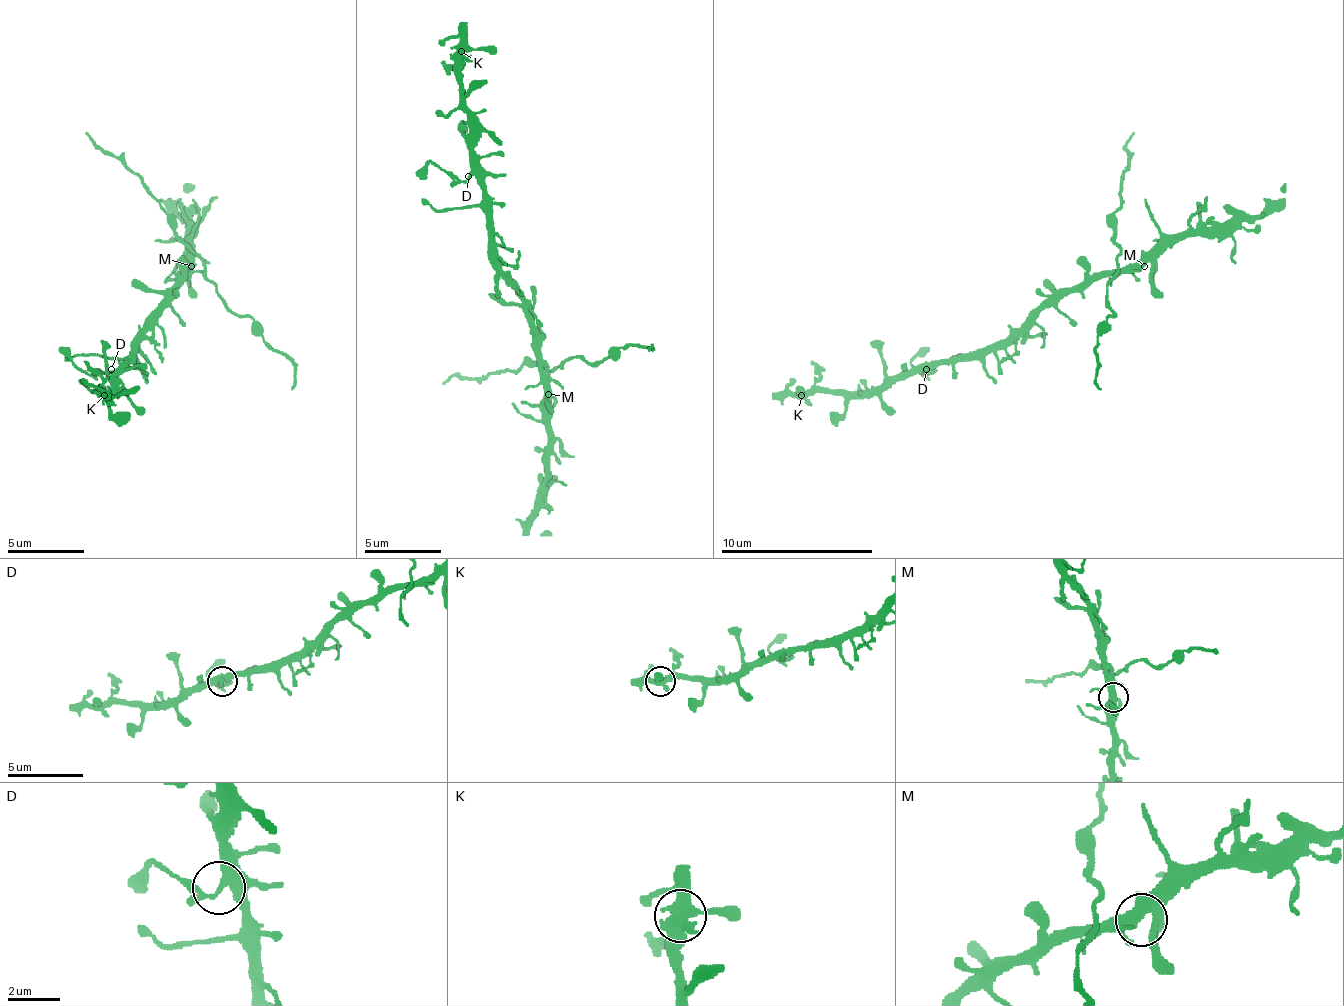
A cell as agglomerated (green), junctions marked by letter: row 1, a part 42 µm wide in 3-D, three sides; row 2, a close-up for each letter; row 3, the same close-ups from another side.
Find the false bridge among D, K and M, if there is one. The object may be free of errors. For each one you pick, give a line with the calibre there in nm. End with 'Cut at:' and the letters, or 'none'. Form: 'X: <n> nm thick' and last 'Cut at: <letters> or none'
Cut at: none

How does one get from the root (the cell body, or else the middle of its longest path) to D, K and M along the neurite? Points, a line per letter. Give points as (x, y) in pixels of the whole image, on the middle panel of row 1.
D: (522, 291), (499, 268), (499, 249), (491, 237), (491, 218), (483, 199), (483, 188), (468, 176)
K: (522, 291), (499, 268), (499, 249), (491, 237), (491, 218), (480, 188), (472, 127), (464, 108), (460, 50)
M: (522, 291), (522, 302), (529, 314), (529, 333), (541, 352), (541, 383), (548, 394)

